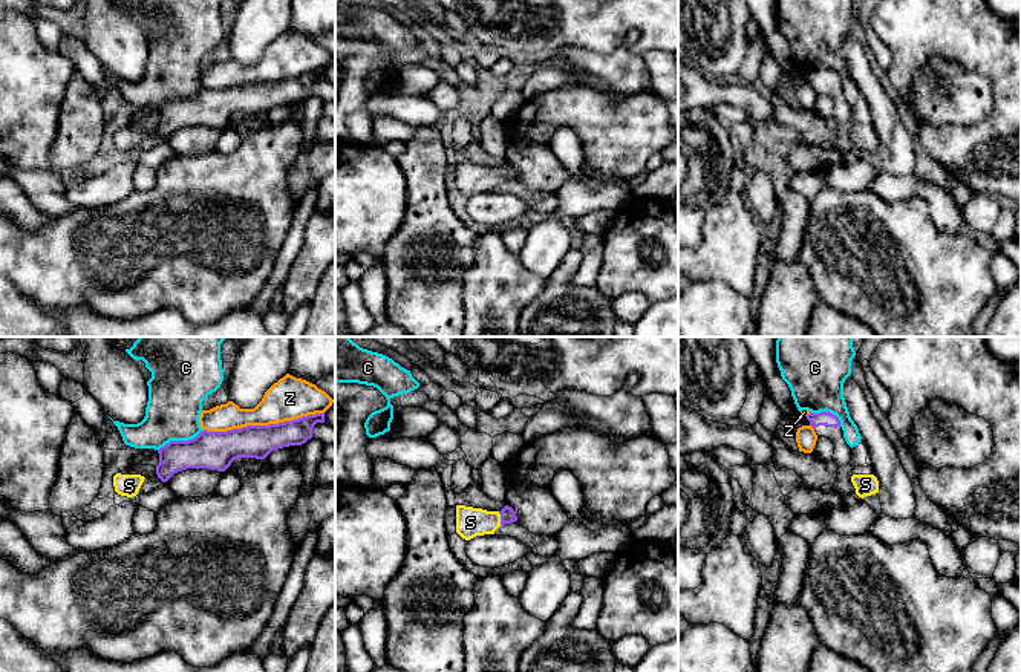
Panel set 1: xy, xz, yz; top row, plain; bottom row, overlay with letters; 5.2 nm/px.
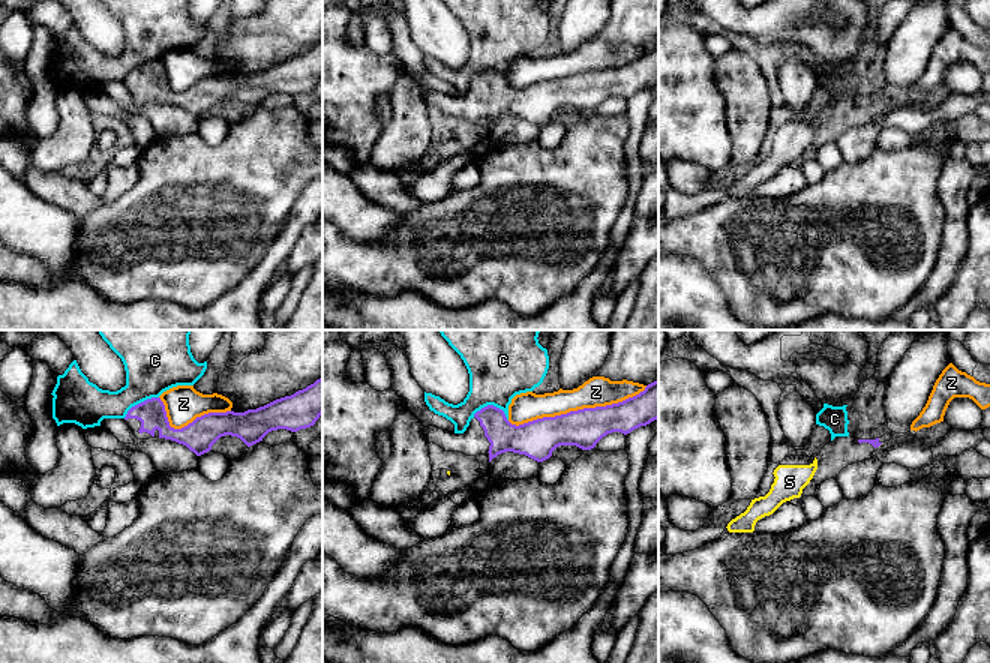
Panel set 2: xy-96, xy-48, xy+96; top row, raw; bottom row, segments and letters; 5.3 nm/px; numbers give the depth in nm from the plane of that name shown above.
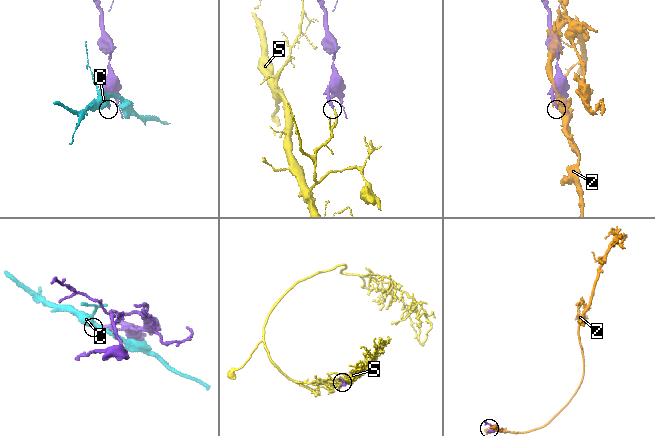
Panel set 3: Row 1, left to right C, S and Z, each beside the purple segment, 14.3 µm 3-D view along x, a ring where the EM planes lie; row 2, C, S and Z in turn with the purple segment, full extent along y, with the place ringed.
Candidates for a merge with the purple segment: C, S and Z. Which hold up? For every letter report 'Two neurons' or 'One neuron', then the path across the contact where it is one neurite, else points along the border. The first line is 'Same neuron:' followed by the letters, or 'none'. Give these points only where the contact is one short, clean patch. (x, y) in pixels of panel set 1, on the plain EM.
Same neuron: S
C: Two neurons
S: One neuron. Path across: xz (507, 170), (501, 175), (487, 179), (470, 179)
Z: Two neurons

